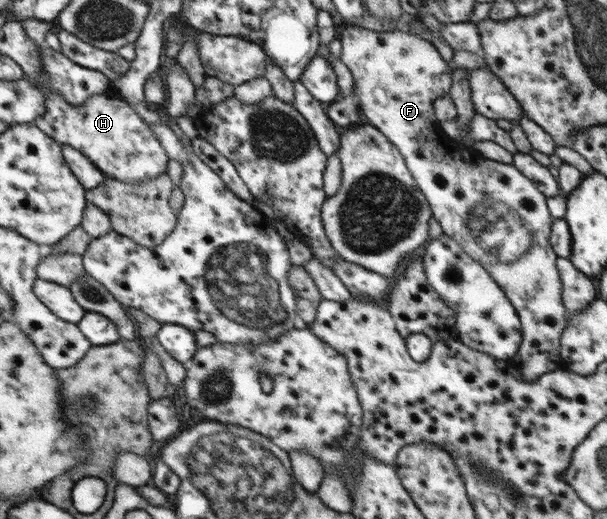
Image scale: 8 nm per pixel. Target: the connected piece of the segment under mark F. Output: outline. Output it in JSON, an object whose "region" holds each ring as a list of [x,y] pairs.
{"region":[[[352,25],[342,29],[338,39],[342,42],[340,59],[355,79],[355,94],[359,97],[363,121],[376,126],[394,143],[399,153],[406,158],[419,188],[427,194],[443,233],[452,237],[464,249],[464,253],[475,258],[490,273],[493,281],[515,306],[521,321],[522,341],[519,351],[510,362],[521,369],[520,377],[531,382],[538,380],[544,373],[560,369],[563,363],[562,337],[570,317],[563,301],[558,255],[548,243],[552,217],[548,213],[542,190],[513,163],[508,165],[488,161],[482,154],[465,148],[458,140],[450,139],[441,132],[433,103],[438,97],[449,93],[453,70],[432,43],[406,31],[376,32]]]}

